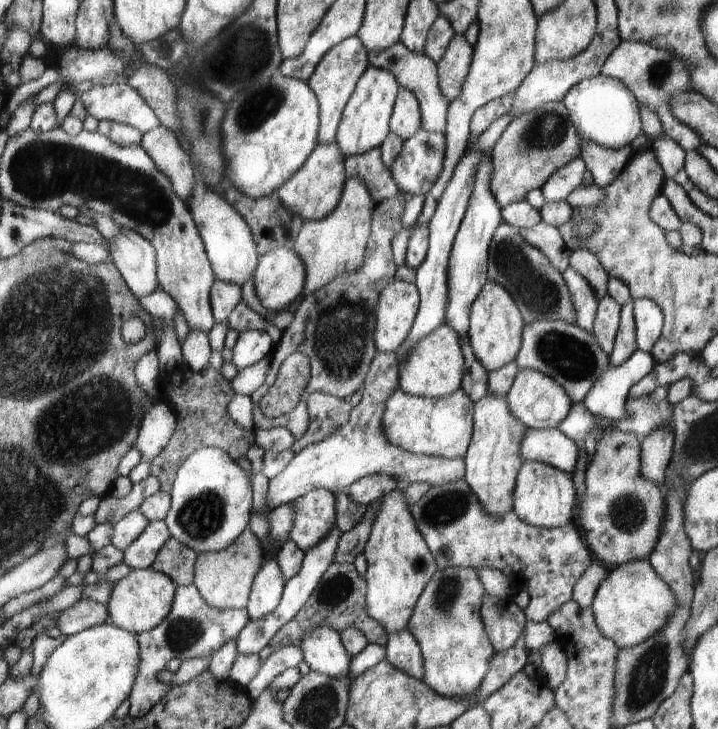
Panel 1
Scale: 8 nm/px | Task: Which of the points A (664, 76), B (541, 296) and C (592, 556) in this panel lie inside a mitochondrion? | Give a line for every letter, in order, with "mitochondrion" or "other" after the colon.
A: mitochondrion
B: mitochondrion
C: other

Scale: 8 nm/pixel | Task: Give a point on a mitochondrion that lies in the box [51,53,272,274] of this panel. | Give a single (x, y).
(201, 121)

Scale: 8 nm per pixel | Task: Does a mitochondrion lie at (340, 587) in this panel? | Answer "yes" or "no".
yes

